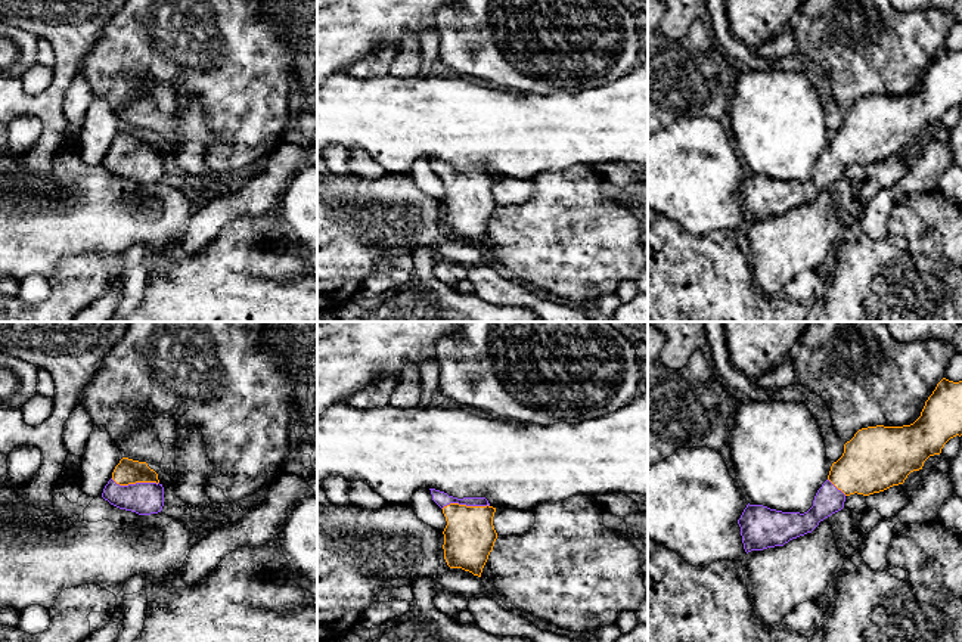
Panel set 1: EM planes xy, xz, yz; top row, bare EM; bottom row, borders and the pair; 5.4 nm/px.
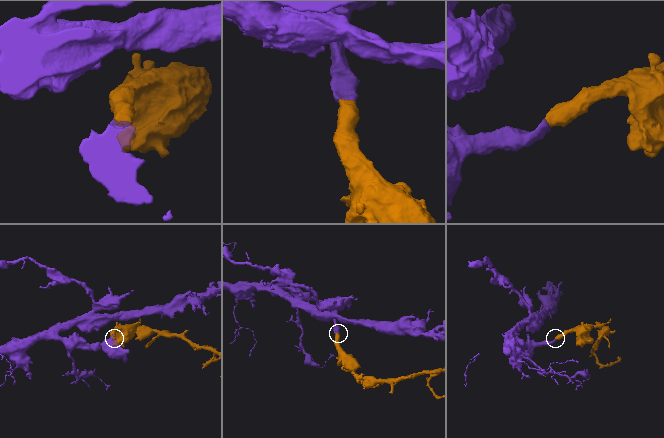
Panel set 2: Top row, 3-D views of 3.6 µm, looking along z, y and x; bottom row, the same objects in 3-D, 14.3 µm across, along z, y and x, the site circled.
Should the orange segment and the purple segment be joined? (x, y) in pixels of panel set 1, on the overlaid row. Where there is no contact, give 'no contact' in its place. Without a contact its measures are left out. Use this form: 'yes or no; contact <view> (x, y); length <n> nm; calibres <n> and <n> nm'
yes; contact xy (135, 483); length 260 nm; calibres 140 and 180 nm

